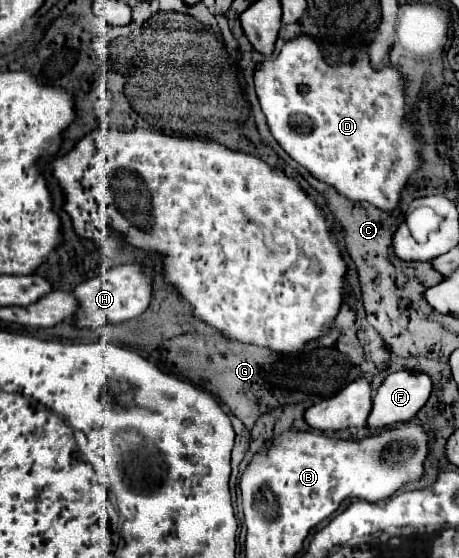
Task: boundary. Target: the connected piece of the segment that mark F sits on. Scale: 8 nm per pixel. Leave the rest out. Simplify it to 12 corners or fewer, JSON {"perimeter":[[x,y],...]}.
{"perimeter":[[393,372],[373,396],[367,428],[409,422],[431,394],[431,378]]}

